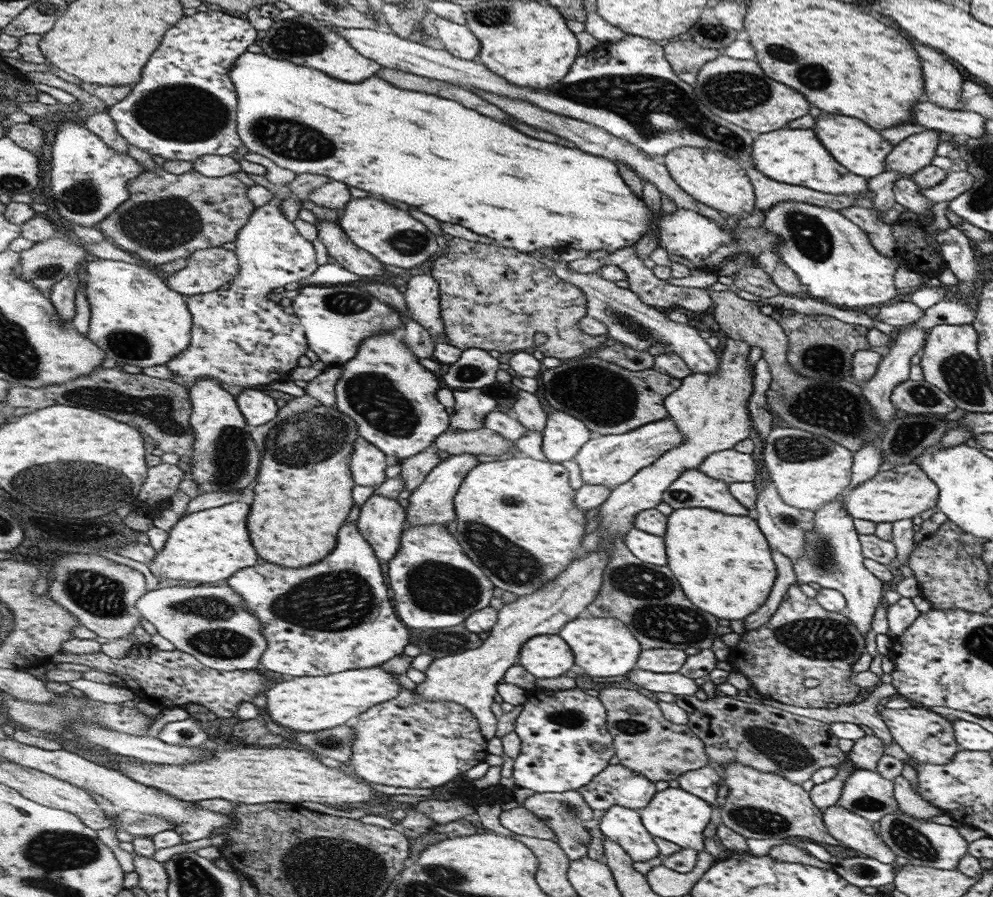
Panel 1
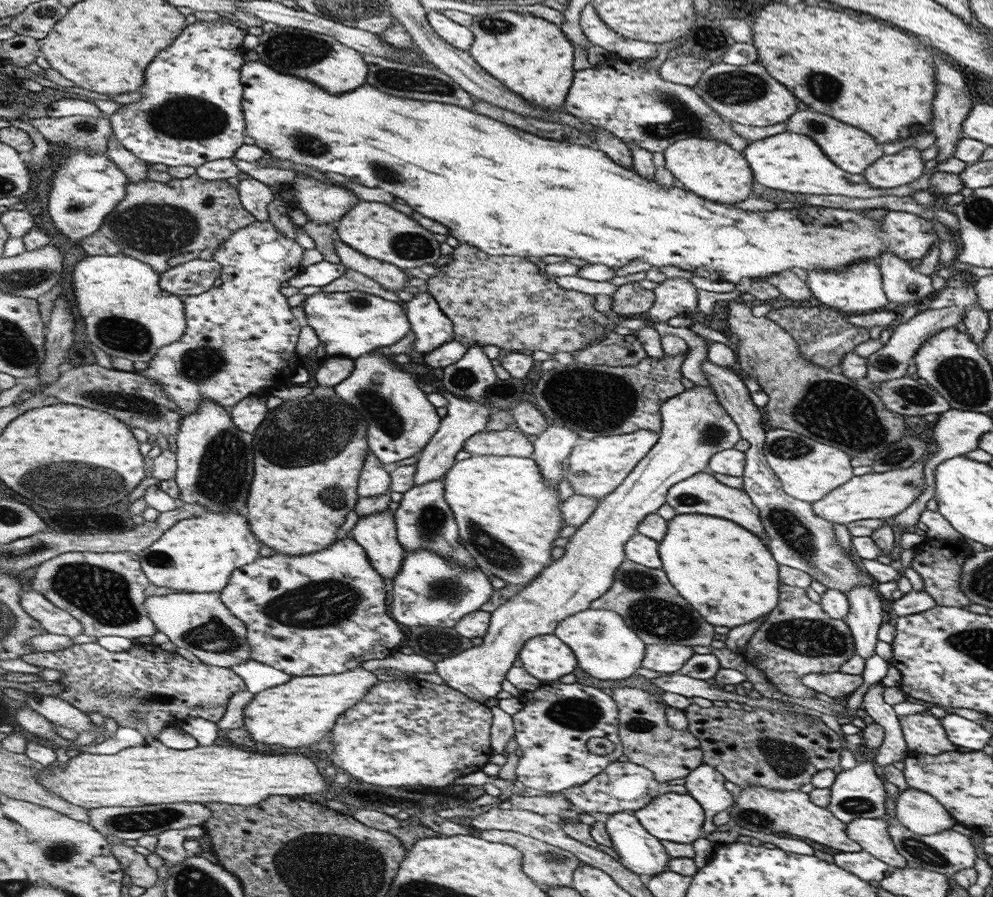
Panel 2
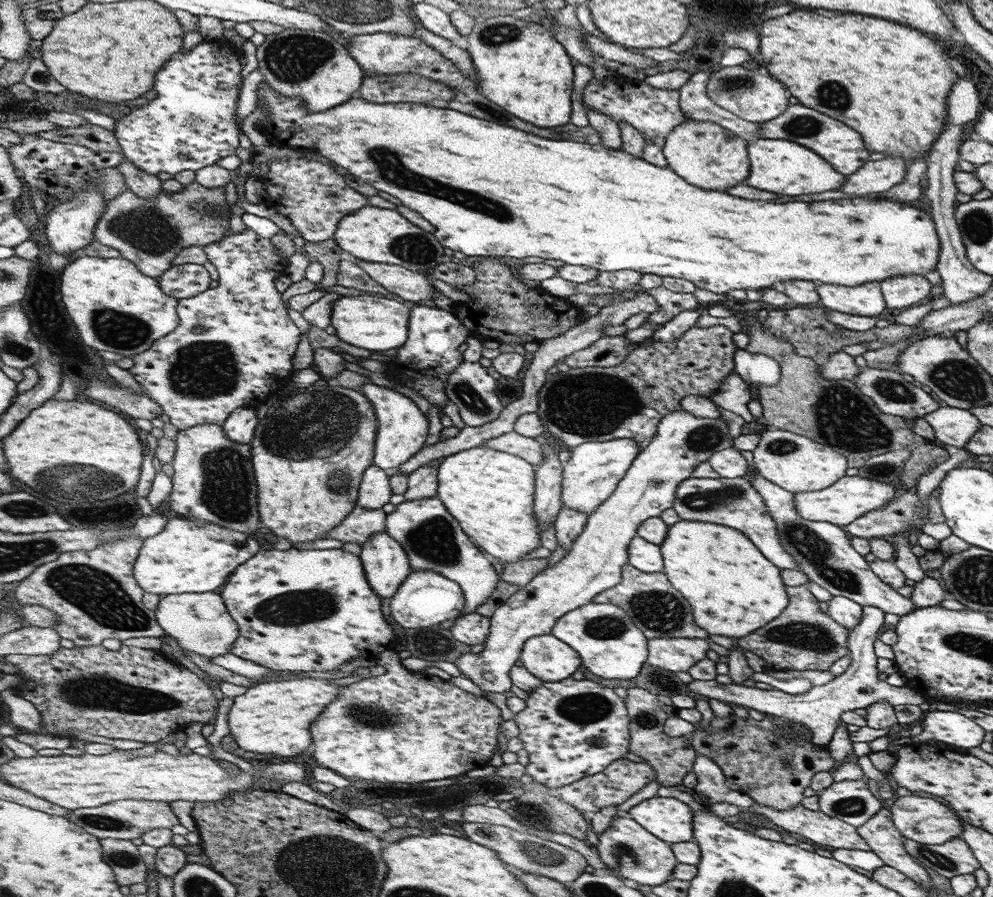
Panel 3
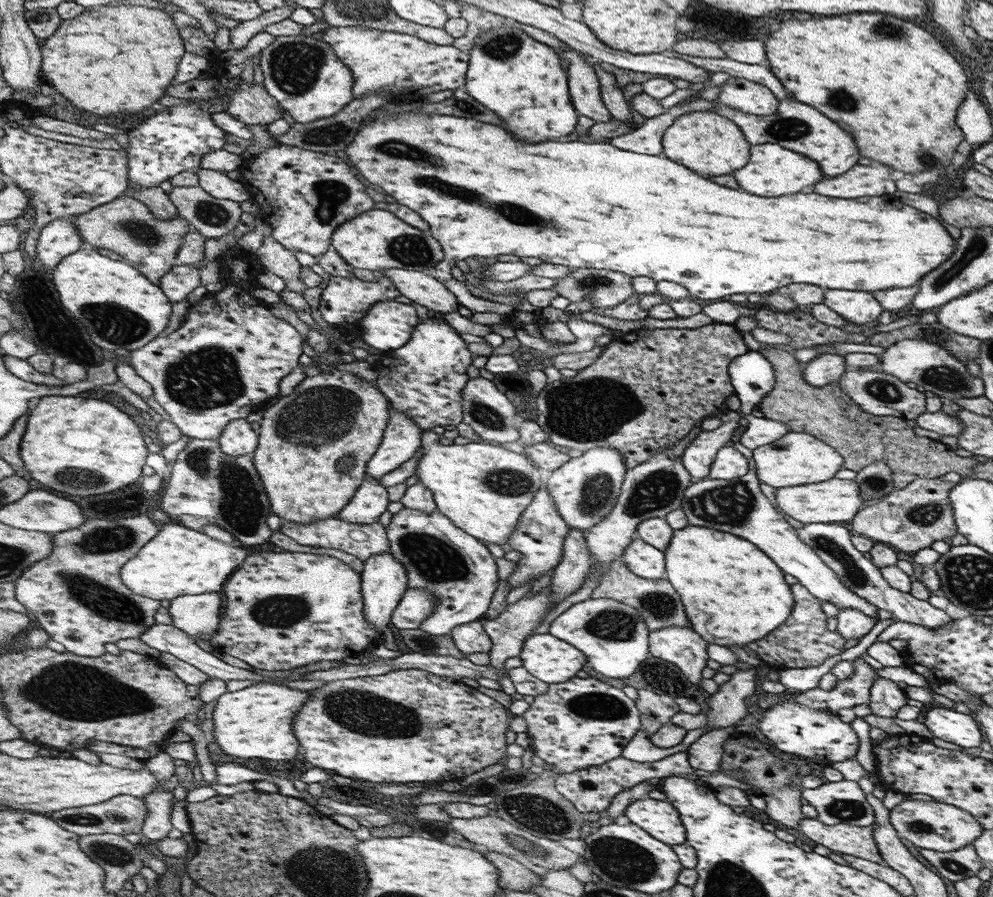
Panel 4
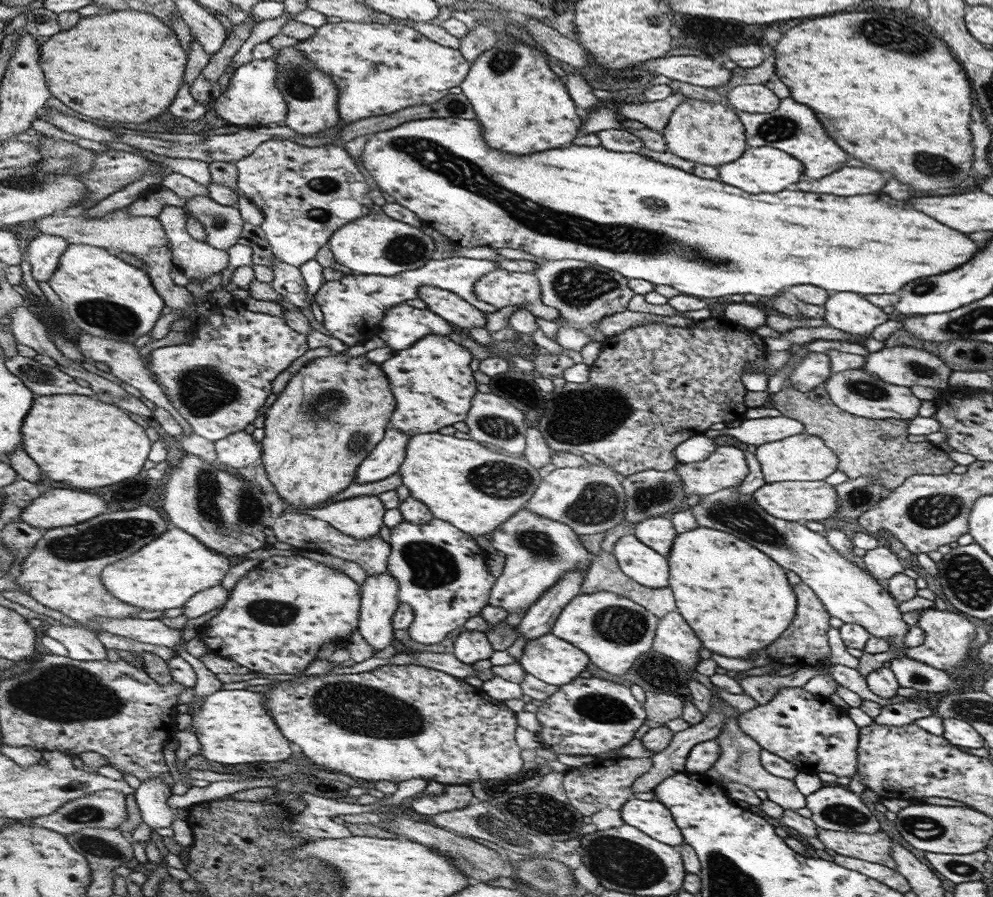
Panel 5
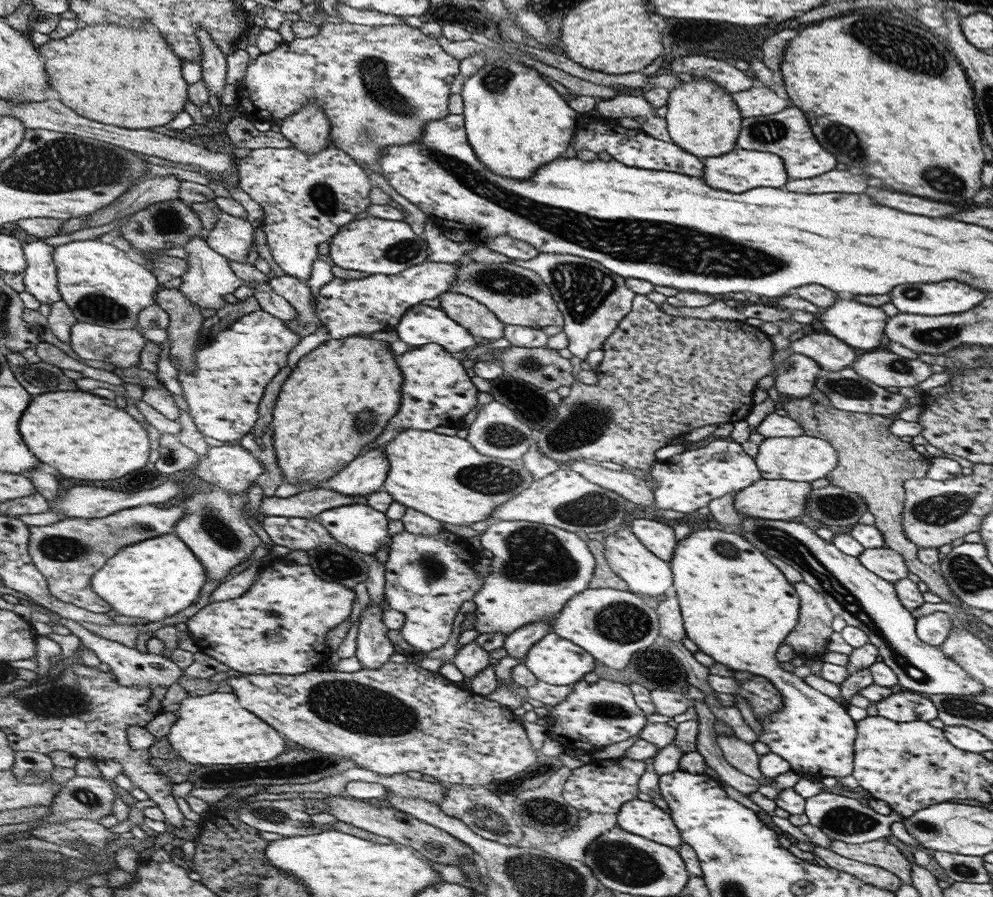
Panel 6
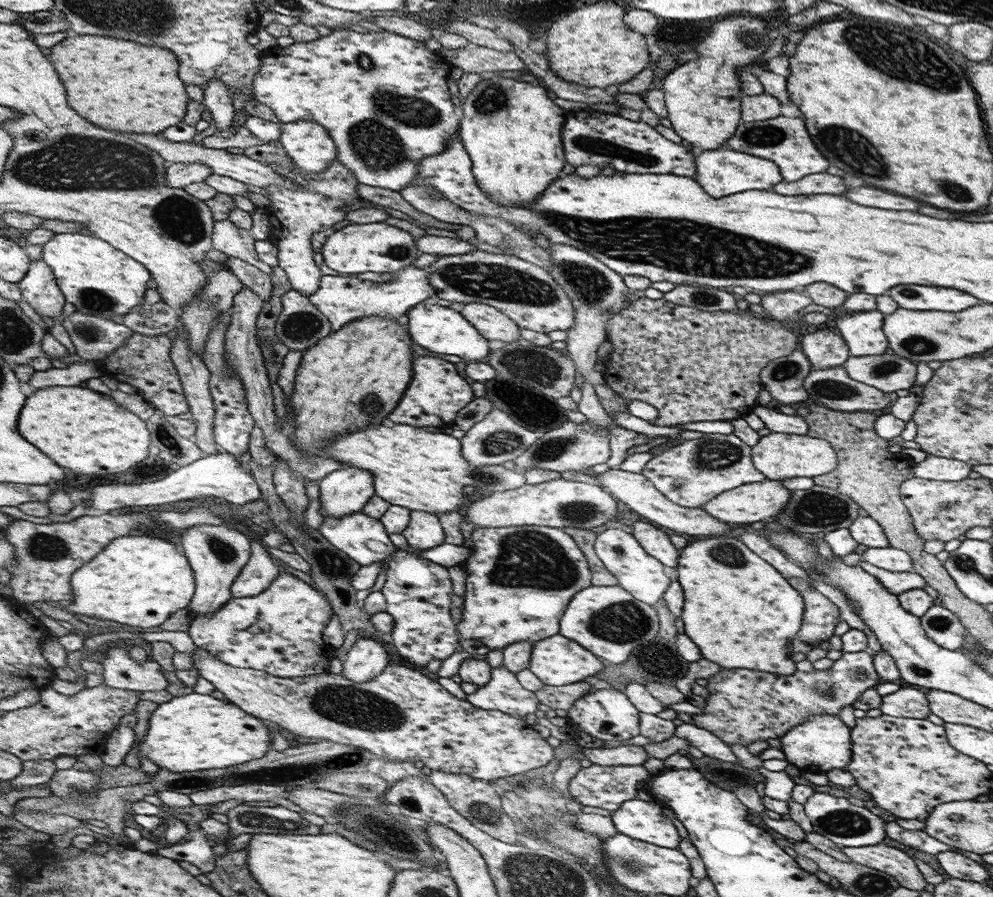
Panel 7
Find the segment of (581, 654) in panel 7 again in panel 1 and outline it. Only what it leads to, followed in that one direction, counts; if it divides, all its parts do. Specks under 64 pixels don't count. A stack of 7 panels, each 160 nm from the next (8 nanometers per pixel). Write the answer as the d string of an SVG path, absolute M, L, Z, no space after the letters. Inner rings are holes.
M559 634L535 636L523 645L519 655L520 666L537 679L556 678L572 669L573 651Z

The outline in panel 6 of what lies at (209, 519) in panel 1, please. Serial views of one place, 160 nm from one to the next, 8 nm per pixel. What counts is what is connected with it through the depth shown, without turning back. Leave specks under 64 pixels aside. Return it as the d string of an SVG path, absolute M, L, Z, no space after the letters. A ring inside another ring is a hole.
M168 534L168 536L160 536L156 540L132 544L132 548L126 548L124 552L120 552L120 556L112 558L104 570L100 574L96 574L93 578L93 585L96 592L113 604L119 614L132 616L132 618L145 618L154 622L168 618L193 604L198 598L202 586L206 584L208 576L207 568L197 556L192 554L192 550L176 534Z

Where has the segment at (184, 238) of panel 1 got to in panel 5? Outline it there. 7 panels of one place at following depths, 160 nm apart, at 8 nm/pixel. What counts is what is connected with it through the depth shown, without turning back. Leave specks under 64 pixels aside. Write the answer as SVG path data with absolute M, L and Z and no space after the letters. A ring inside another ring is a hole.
M128 207L121 208L120 210L112 211L106 216L100 217L87 217L86 215L78 216L58 216L56 214L38 219L36 221L36 227L44 234L55 234L58 236L65 236L71 244L90 244L92 246L100 246L102 248L108 248L110 251L115 252L127 252L133 254L136 258L144 261L146 264L146 272L151 277L152 284L155 285L159 295L166 301L166 305L172 308L172 313L177 310L184 310L190 305L196 304L194 297L186 289L186 287L176 286L173 278L171 277L172 272L175 270L174 267L174 252L172 252L170 240L168 239L167 233L163 229L163 223L157 219L157 217L150 216L132 216L128 211Z

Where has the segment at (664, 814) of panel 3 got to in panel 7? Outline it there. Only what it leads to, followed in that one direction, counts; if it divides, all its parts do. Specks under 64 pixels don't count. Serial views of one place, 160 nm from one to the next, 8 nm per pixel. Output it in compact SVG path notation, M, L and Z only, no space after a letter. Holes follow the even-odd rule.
M632 799L623 802L618 810L611 812L611 817L617 832L620 834L663 848L678 849L680 845L680 836L678 836L676 826L672 824L671 816L666 818L662 814L662 805L656 802Z

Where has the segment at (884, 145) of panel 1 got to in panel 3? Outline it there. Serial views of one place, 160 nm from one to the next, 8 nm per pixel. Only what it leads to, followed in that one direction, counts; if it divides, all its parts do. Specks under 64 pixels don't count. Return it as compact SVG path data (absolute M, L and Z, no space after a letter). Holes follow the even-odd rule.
M794 104L789 106L780 116L769 120L768 122L758 123L761 126L759 138L796 140L798 144L808 144L808 148L816 148L816 152L820 152L820 156L828 156L828 160L832 160L832 164L836 164L836 168L840 168L838 172L844 172L844 176L854 174L863 168L870 160L870 152L866 150L860 134L852 128L848 128L846 124L820 114L812 108Z

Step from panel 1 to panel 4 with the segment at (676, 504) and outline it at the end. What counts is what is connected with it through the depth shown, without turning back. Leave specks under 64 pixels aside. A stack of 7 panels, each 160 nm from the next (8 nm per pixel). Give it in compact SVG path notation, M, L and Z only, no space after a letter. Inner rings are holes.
M753 457L748 458L750 470L745 475L731 479L705 479L691 483L684 493L683 507L681 508L690 525L716 529L722 532L744 536L744 540L752 540L752 544L760 544L776 564L784 572L795 576L801 585L804 585L820 600L831 602L836 608L853 608L871 616L876 622L878 617L874 604L870 604L864 597L858 596L850 588L844 586L836 573L817 555L816 550L800 540L798 532L780 513L772 502L760 490L759 477L756 472L756 463Z

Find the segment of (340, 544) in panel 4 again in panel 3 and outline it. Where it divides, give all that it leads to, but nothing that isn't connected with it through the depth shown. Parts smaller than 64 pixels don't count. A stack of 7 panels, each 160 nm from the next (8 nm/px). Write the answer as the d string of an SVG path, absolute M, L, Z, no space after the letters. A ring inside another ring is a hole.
M356 506L355 511L351 513L342 523L329 532L327 538L335 538L340 542L354 542L361 544L366 542L371 534L385 530L387 515L380 510L364 510Z

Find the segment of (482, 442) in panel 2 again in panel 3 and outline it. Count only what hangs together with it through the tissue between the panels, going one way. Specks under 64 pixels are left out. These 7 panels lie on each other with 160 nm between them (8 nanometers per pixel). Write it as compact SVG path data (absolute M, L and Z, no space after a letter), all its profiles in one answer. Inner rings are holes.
M513 431L499 438L488 440L482 446L523 457L524 460L531 461L535 466L540 466L543 463L544 448L540 442L536 442L535 438L524 437Z

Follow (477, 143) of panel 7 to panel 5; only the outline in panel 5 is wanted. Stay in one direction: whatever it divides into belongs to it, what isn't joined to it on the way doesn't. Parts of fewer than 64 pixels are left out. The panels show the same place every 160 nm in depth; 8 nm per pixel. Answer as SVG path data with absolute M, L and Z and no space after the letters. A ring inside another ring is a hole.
M500 42L488 50L485 50L472 63L472 70L461 84L464 96L472 103L476 111L476 120L484 124L484 136L488 136L488 144L492 148L500 148L504 152L516 152L520 154L532 154L538 150L548 148L560 148L564 144L570 144L580 130L580 116L576 114L576 105L572 102L569 92L566 92L564 84L558 80L558 76L550 70L544 54L522 42Z

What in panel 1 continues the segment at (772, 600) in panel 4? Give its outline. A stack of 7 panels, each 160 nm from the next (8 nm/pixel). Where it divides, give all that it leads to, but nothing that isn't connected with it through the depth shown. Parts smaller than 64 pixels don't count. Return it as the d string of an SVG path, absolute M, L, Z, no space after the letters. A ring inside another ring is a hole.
M680 508L667 517L667 534L664 538L669 556L666 565L675 576L680 576L680 584L684 584L684 592L692 596L692 604L704 608L704 612L730 621L740 620L758 611L767 602L772 584L777 579L776 568L770 542L756 518L730 516L708 508Z

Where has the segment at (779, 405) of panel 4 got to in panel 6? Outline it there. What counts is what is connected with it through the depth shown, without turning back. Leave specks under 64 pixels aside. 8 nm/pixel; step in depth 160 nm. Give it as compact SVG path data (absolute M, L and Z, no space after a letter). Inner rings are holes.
M814 389L805 398L794 398L784 402L788 417L798 421L807 436L819 437L831 442L839 455L839 464L827 479L831 484L848 492L858 493L866 502L867 511L874 515L874 526L880 530L885 546L899 552L906 568L921 578L930 591L948 603L965 606L949 589L945 577L938 567L928 566L919 559L919 547L908 537L903 529L903 510L905 502L905 482L927 476L931 459L918 453L913 444L902 442L890 432L894 417L882 417L854 412L846 412L832 407L824 392Z

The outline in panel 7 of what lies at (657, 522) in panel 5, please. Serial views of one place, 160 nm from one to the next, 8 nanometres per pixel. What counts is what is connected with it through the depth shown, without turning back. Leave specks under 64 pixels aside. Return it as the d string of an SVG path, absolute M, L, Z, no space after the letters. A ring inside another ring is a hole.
M636 521L632 528L633 535L653 557L661 561L664 566L677 567L679 550L674 547L668 534L646 521Z

